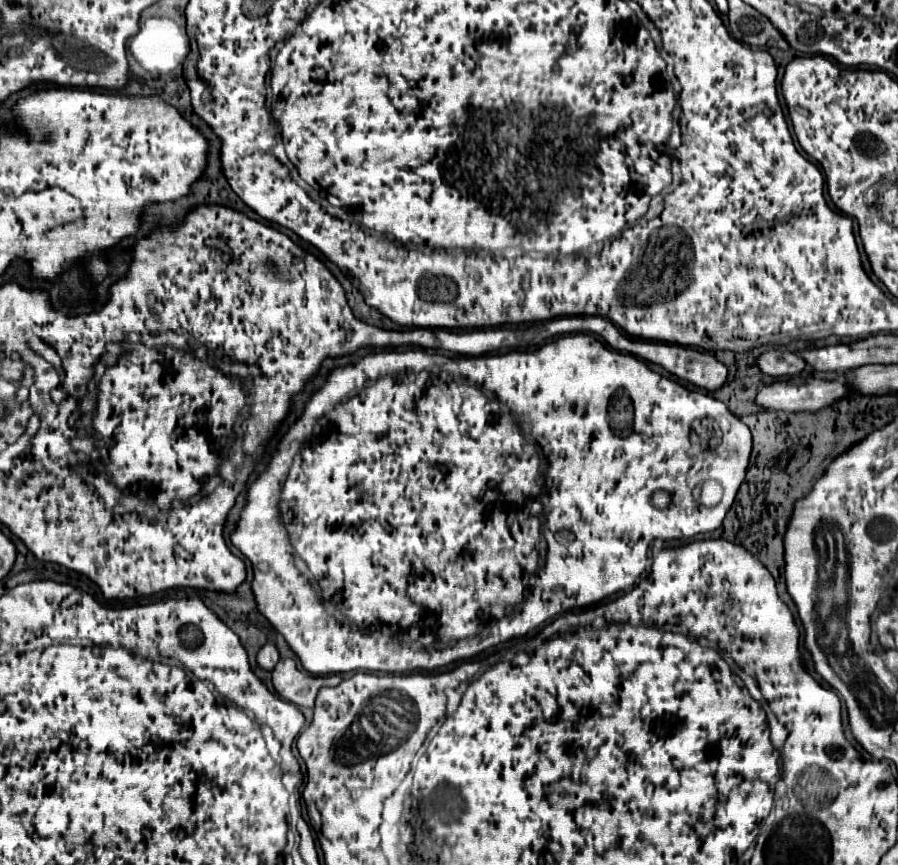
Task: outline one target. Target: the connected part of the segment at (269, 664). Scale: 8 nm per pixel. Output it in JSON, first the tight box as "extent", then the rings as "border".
{"extent":[258,643,280,671],"border":[[[266,643],[260,651],[258,651],[258,665],[266,671],[272,671],[274,665],[280,661],[280,653],[276,649],[274,643]]]}

